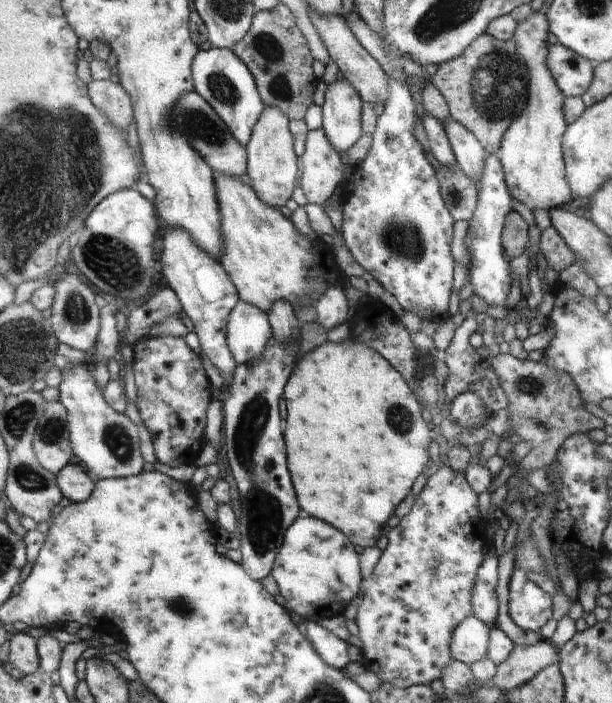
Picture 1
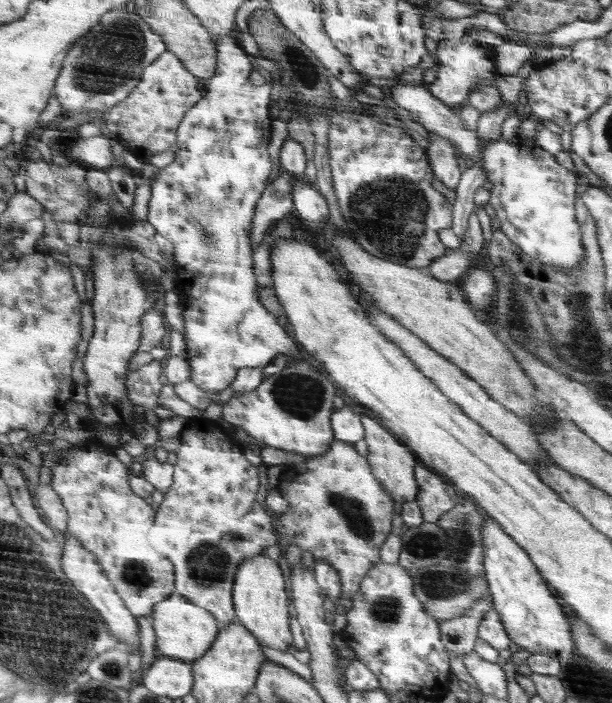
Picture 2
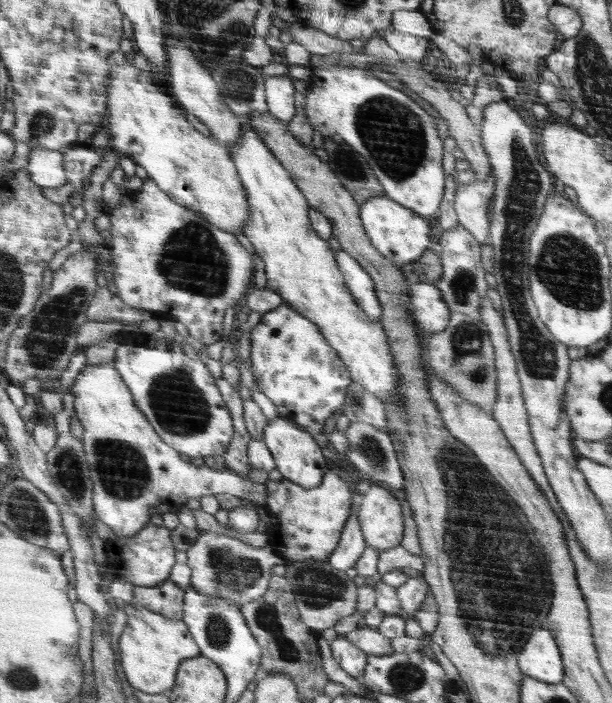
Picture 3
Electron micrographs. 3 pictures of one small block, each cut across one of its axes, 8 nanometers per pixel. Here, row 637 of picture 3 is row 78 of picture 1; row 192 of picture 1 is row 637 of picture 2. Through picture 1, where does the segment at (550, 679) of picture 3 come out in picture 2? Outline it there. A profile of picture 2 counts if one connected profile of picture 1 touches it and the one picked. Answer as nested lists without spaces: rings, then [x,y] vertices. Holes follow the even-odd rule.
[[[486,516],[483,530],[483,547],[485,548],[485,578],[489,584],[493,600],[493,610],[501,616],[502,624],[512,644],[518,644],[520,650],[530,654],[550,656],[562,662],[572,658],[571,624],[566,622],[563,606],[552,596],[550,588],[544,582],[545,577],[540,576],[541,571],[534,566],[529,554],[522,550],[517,541],[510,538],[494,519]]]

